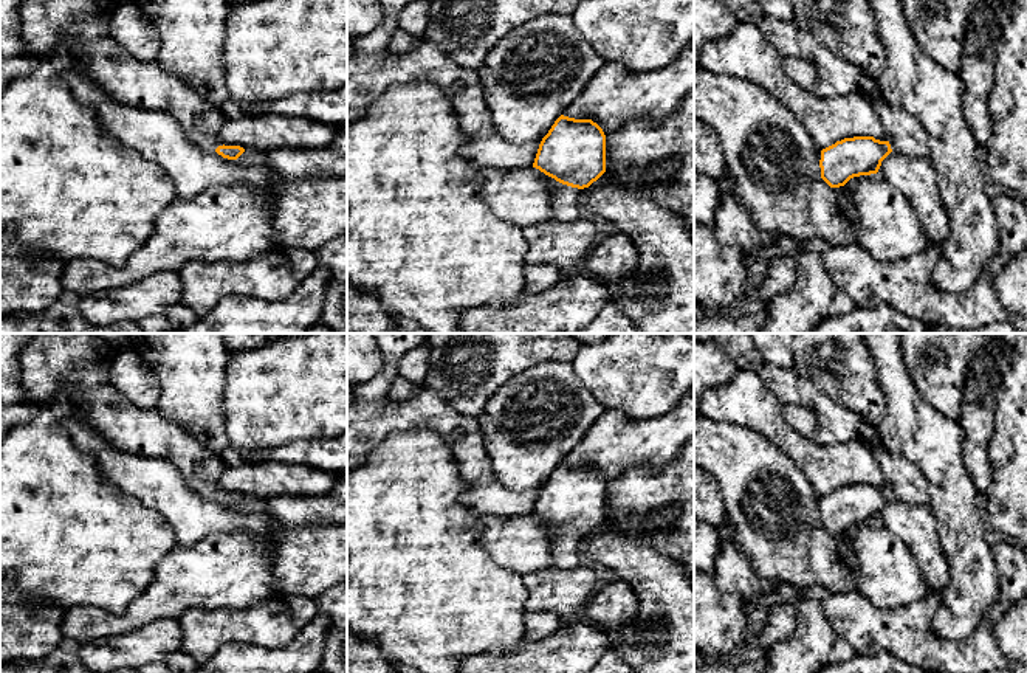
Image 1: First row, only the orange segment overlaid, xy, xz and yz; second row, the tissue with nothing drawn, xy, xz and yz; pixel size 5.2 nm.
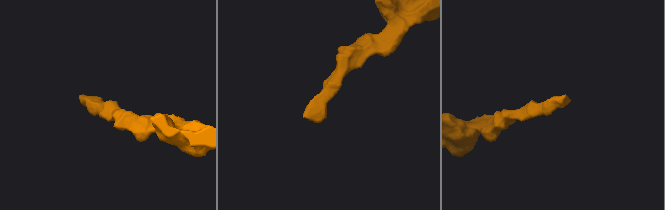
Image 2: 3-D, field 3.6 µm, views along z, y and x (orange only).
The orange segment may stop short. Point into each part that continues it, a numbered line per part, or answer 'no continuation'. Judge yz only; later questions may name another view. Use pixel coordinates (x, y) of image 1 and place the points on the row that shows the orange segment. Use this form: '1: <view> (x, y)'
1: yz (906, 135)

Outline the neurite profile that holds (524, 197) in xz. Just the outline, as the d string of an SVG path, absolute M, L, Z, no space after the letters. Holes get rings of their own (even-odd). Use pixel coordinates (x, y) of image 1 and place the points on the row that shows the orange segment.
M480 167L480 195L496 217L520 228L553 219L553 189L559 181L536 167L500 174Z

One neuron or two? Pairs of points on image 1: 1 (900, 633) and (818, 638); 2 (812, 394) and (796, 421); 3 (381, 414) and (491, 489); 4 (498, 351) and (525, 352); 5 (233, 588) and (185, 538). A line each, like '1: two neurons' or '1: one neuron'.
1: two neurons
2: two neurons
3: one neuron
4: one neuron
5: two neurons

